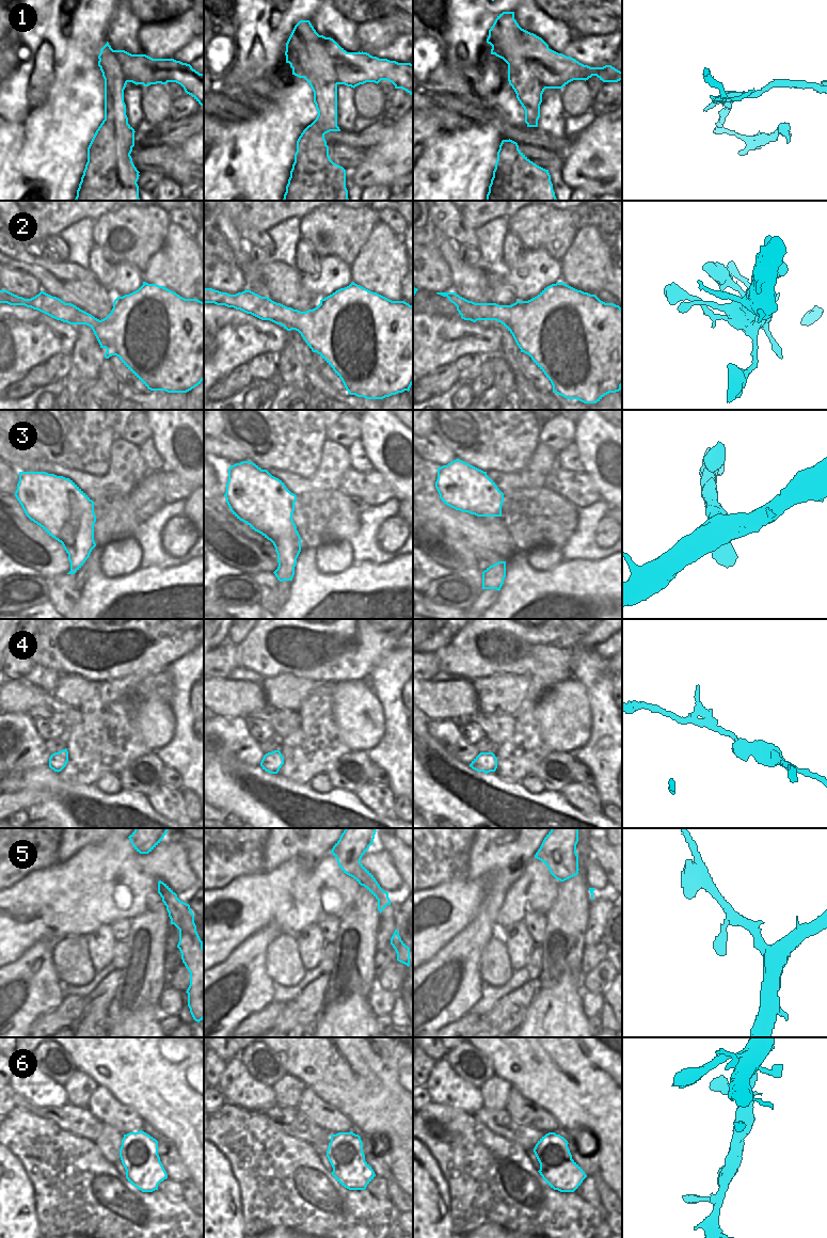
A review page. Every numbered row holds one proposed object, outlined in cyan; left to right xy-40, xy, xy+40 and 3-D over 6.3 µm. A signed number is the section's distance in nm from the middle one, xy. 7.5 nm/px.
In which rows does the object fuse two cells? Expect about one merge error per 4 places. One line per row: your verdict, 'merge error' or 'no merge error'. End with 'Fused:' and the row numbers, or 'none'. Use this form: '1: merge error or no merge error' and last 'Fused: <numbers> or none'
1: merge error
2: no merge error
3: no merge error
4: no merge error
5: no merge error
6: no merge error
Fused: 1

